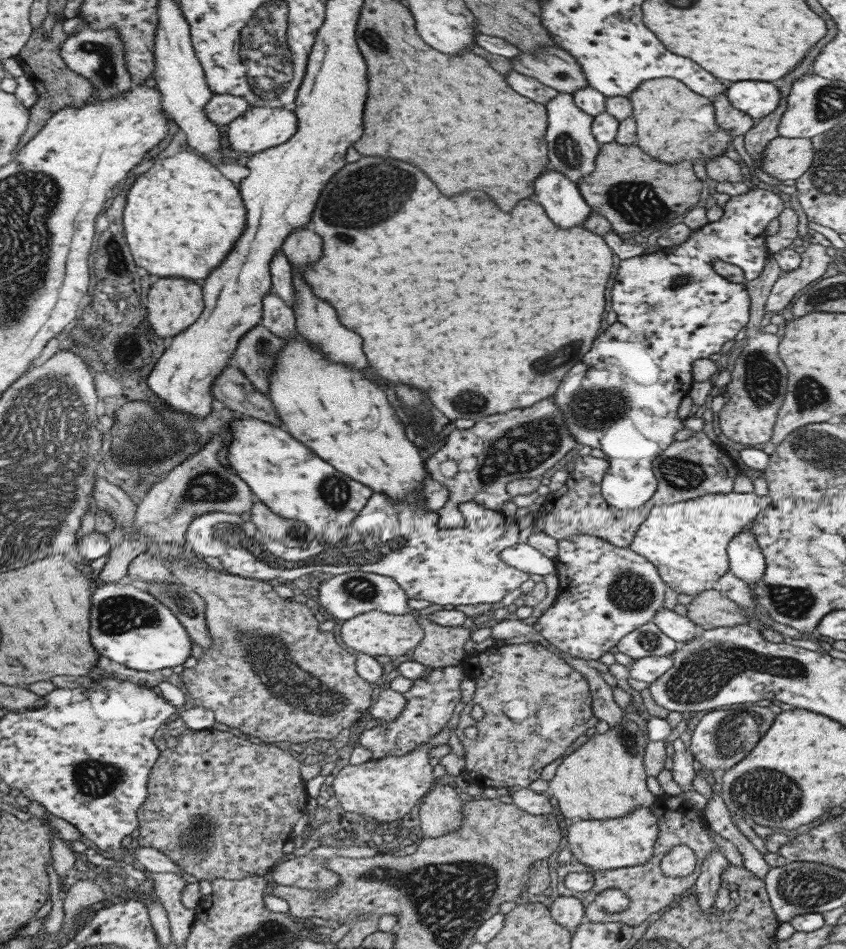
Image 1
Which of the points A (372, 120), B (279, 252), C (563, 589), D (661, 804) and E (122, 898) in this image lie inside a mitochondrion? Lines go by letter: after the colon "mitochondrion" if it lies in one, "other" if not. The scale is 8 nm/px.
A: other
B: other
C: other
D: other
E: other

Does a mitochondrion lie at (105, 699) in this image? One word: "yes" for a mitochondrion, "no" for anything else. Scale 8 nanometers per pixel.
no

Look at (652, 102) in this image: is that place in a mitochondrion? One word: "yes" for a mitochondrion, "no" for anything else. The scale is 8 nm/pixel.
no

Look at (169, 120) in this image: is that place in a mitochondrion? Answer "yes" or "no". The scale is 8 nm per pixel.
no

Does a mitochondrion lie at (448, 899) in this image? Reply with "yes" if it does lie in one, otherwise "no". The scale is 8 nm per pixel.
yes

